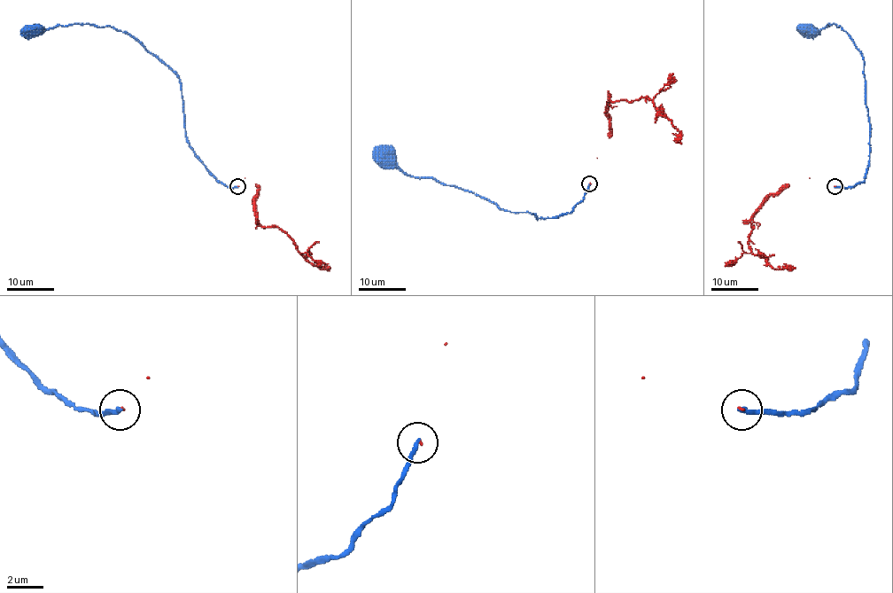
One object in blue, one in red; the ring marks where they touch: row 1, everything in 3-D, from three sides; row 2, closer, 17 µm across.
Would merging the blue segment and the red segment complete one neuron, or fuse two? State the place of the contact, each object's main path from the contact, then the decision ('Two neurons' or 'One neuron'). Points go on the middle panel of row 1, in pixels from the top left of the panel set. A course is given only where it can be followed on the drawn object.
Place: (589, 183). Course of blue: (590, 183), (569, 213), (538, 218), (500, 209), (484, 198), (431, 178), (407, 175), (381, 155). Course of red: (590, 183), (597, 158), (609, 138), (608, 103), (609, 100), (648, 97), (656, 110), (679, 132), (681, 144). Two neurons

